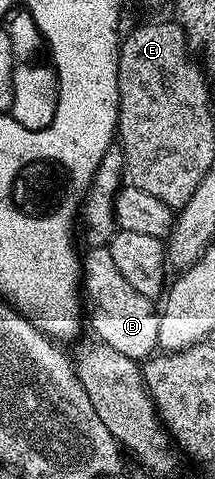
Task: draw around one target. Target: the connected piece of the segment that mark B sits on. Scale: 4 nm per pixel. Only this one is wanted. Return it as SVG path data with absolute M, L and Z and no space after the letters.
M94 246L83 254L83 310L87 315L87 326L94 330L103 344L123 352L123 356L145 360L158 349L159 320L161 319L154 299L135 292L131 284L115 268L114 257L108 246Z

